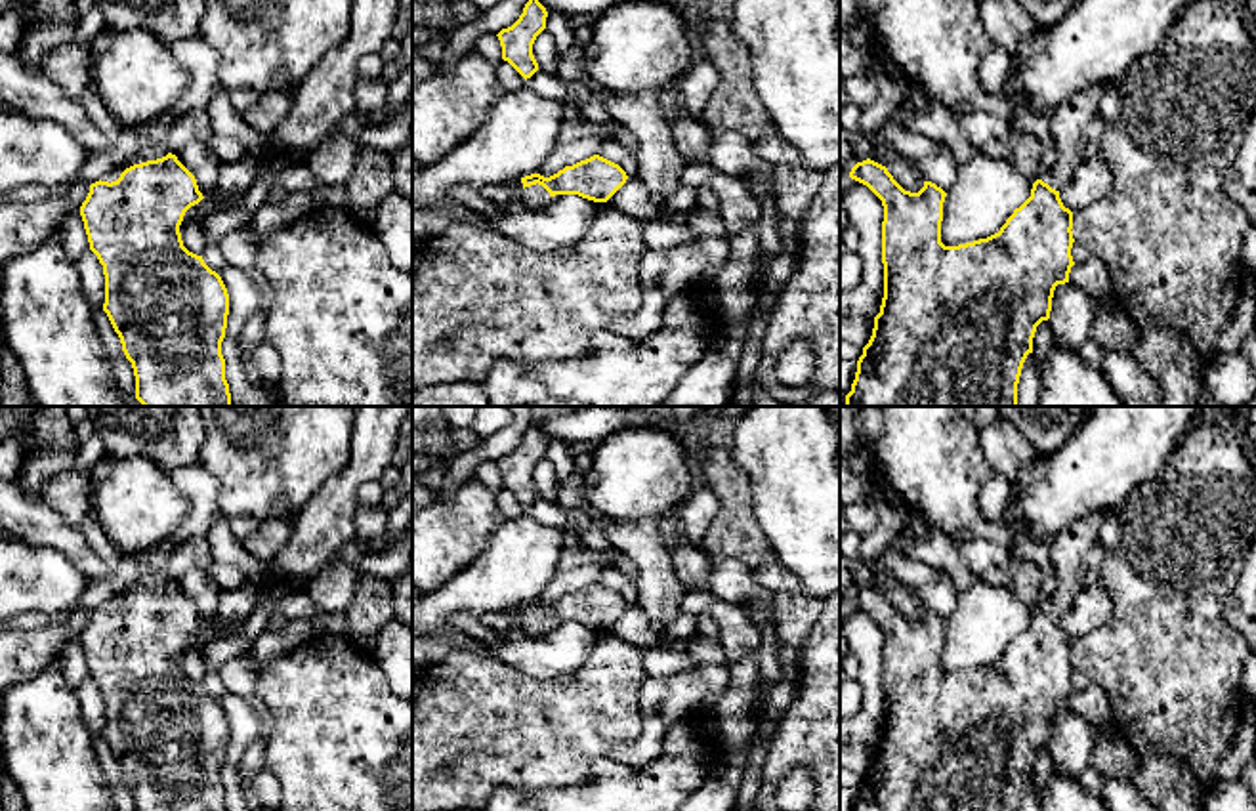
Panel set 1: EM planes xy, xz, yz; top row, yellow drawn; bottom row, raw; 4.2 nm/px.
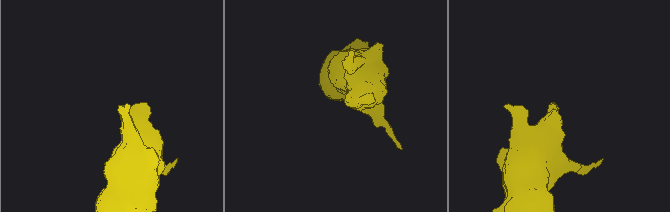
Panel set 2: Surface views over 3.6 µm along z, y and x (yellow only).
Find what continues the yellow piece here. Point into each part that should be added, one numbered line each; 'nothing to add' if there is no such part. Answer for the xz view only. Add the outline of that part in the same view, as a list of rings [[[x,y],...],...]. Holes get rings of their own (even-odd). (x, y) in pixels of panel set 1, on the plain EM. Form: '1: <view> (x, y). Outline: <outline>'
1: xz (535, 623). Outline: [[[531,613],[521,616],[519,624],[529,635],[538,635],[550,628],[550,620],[542,613]]]

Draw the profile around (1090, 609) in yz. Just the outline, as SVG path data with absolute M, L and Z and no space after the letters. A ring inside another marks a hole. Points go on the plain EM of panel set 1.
M1103 586L1082 588L1071 609L1059 616L1059 626L1073 641L1103 626L1111 616L1113 605Z

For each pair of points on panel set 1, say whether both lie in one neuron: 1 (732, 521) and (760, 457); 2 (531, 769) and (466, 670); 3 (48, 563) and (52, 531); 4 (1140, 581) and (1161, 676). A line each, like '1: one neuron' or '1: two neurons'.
1: two neurons
2: one neuron
3: two neurons
4: one neuron

